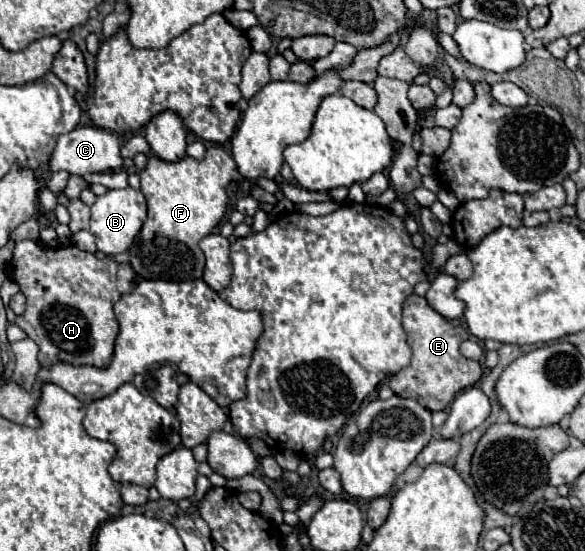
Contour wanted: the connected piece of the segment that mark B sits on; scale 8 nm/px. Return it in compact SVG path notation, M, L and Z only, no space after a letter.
M113 189L107 191L105 195L97 197L97 201L91 207L91 233L97 239L97 247L99 251L103 251L105 255L115 255L115 253L123 253L131 247L135 235L141 231L141 225L147 217L147 203L145 203L145 195L139 189Z

